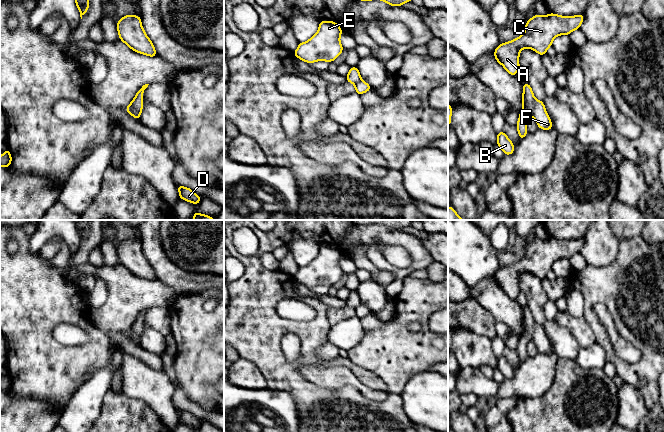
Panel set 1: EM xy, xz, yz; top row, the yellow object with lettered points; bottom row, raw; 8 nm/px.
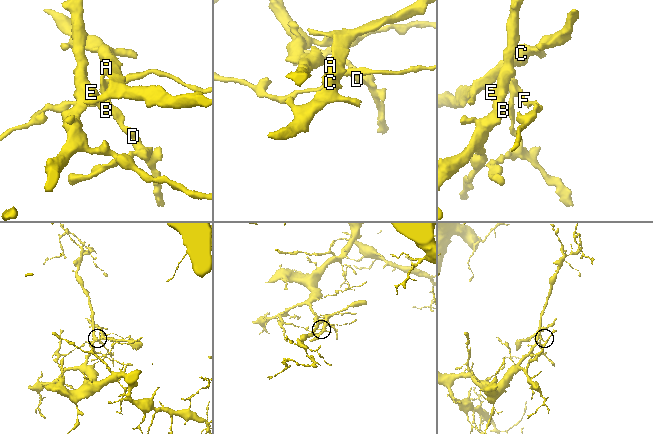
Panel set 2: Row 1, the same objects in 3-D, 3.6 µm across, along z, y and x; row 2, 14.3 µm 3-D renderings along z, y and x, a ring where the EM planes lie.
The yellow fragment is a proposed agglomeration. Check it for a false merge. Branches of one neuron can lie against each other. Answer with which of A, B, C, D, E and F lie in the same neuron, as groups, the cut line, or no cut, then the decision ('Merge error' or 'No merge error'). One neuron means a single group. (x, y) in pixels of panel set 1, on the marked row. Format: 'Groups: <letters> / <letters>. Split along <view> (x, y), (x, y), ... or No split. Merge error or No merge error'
Groups: A C D / B E F. Split along xy (141, 94), (134, 99), (133, 112), (131, 114). Merge error

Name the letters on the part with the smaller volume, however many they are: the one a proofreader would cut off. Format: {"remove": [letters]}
{"remove": ["A", "C", "D"]}

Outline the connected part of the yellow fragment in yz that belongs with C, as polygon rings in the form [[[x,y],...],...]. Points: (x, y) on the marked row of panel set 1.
[[[549,13],[547,16],[535,14],[525,25],[525,32],[518,38],[507,43],[500,43],[494,56],[505,70],[516,76],[520,65],[519,55],[523,48],[530,48],[543,56],[556,36],[569,35],[580,29],[584,14],[576,16],[560,16]]]

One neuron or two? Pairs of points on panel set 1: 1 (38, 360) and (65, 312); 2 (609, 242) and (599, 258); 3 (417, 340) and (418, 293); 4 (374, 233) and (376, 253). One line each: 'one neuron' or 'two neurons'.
1: one neuron
2: one neuron
3: one neuron
4: one neuron

